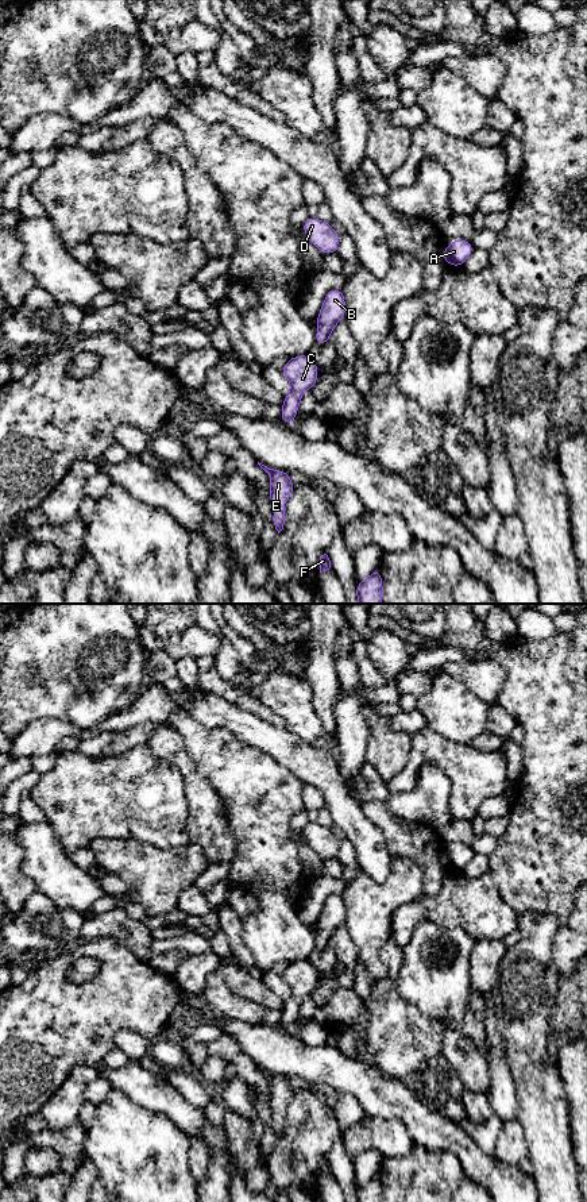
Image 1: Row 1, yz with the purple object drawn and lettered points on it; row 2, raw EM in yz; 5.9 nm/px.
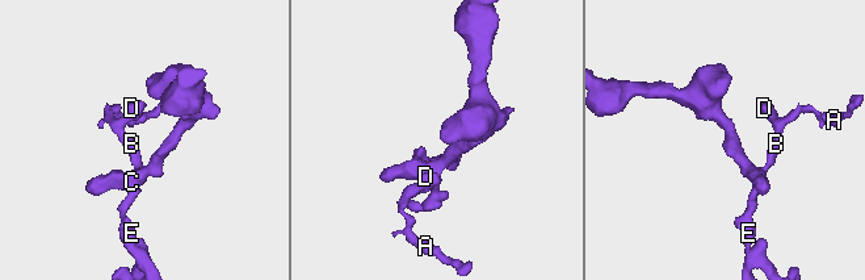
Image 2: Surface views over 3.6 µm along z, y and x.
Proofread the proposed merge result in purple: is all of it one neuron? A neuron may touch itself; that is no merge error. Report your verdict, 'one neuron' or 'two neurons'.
one neuron

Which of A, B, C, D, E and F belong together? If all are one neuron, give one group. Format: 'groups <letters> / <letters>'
groups A B C D E F

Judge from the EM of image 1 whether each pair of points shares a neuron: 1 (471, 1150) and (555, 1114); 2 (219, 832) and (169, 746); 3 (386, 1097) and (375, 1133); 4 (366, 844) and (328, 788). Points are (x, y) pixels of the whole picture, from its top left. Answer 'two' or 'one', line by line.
1: two
2: one
3: two
4: one

